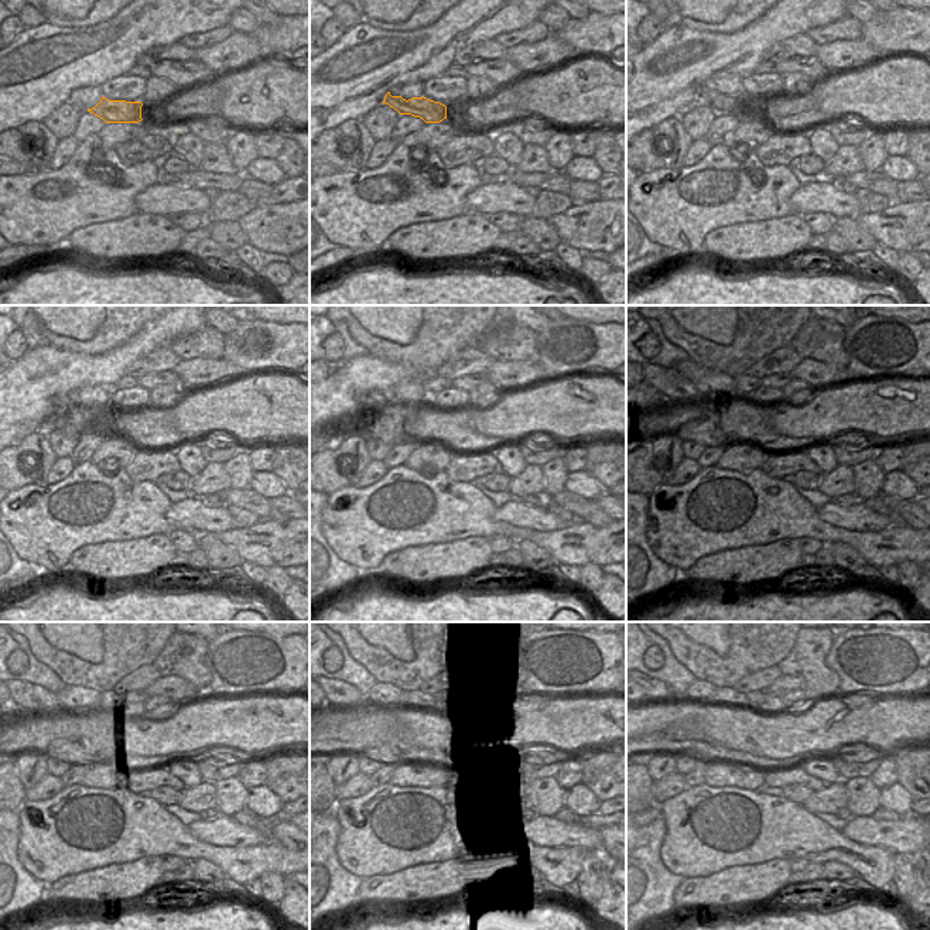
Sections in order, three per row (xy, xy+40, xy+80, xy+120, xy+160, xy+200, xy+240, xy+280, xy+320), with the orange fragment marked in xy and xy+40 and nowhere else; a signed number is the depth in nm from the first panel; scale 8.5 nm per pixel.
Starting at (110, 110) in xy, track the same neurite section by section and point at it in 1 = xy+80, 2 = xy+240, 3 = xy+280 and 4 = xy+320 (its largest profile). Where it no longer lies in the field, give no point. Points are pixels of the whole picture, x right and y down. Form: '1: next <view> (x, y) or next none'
1: next xy+80 (721, 103)
2: next xy+240 (23, 696)
3: next xy+280 (338, 693)
4: next xy+320 (655, 690)

